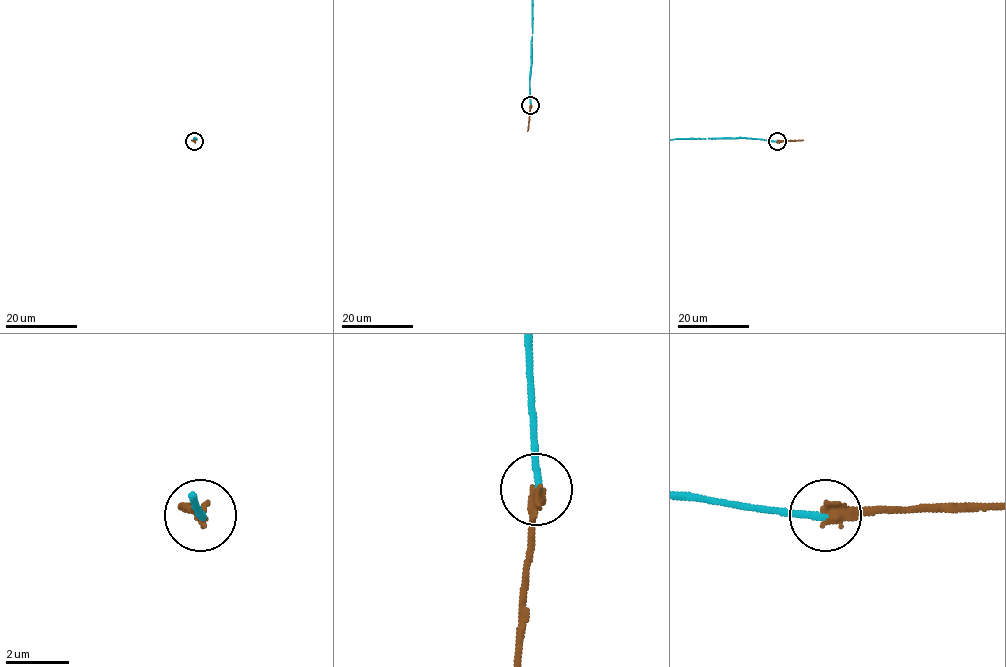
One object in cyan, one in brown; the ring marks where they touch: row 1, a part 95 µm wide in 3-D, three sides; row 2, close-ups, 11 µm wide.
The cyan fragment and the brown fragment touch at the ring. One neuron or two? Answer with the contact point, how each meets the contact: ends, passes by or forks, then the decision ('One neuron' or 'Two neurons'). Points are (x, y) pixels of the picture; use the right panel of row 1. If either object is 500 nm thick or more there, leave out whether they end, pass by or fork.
Place: (777, 141). At the ring cyan ends. At the ring brown ends. Two neurons

